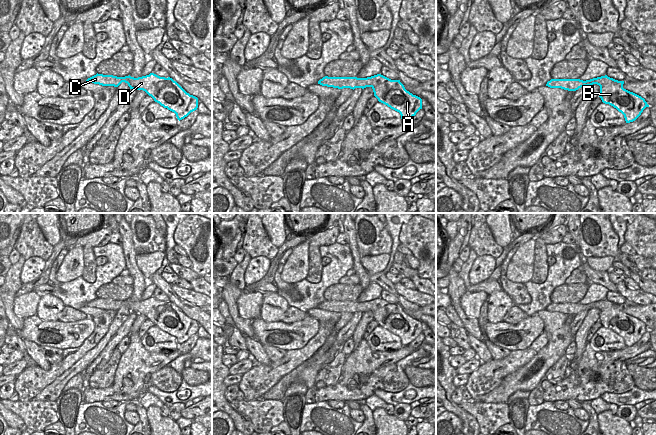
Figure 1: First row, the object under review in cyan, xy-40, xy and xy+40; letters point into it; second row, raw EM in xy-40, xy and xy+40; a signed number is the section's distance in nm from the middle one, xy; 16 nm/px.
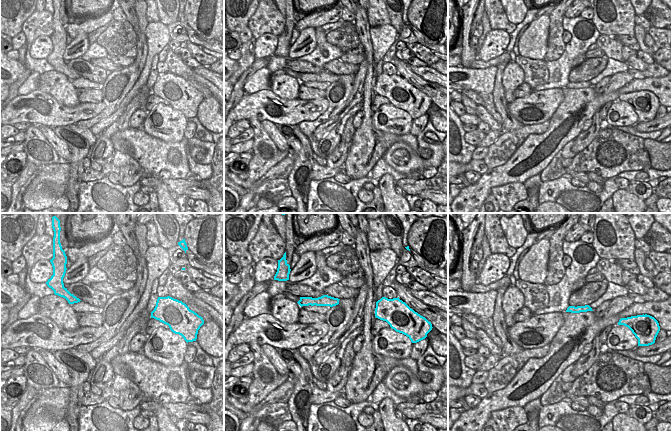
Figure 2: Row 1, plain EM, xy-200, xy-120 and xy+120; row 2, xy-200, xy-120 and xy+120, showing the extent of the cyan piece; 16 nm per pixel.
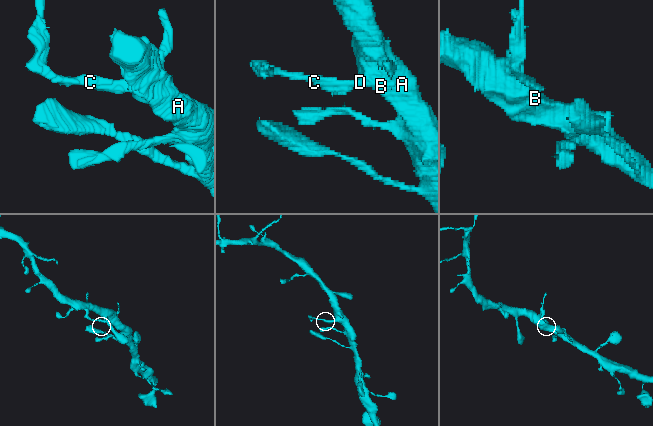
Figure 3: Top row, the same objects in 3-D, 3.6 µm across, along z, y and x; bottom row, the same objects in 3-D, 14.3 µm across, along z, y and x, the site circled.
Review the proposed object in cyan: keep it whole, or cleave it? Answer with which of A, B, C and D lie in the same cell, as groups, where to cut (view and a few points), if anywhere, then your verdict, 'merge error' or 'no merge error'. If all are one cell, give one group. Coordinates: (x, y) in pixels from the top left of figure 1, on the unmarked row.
A B D / C; cut in xy-40 along (135, 302), (134, 310), (131, 312); merge error

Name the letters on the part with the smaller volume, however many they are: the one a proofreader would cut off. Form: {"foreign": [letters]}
{"foreign": ["C"]}

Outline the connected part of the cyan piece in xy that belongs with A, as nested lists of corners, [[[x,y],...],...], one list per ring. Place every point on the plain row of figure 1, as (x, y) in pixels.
[[[381,298],[359,302],[358,312],[371,311],[379,326],[401,339],[402,346],[408,346],[422,333],[422,323],[407,315],[400,304],[391,304]]]

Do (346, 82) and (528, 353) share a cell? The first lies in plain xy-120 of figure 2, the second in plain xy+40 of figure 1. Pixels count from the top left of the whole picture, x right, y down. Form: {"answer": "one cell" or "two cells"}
{"answer": "one cell"}

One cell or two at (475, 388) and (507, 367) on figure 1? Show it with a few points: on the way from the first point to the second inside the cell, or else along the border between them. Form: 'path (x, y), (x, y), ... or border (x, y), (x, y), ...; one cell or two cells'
path (483, 380), (499, 369); one cell

